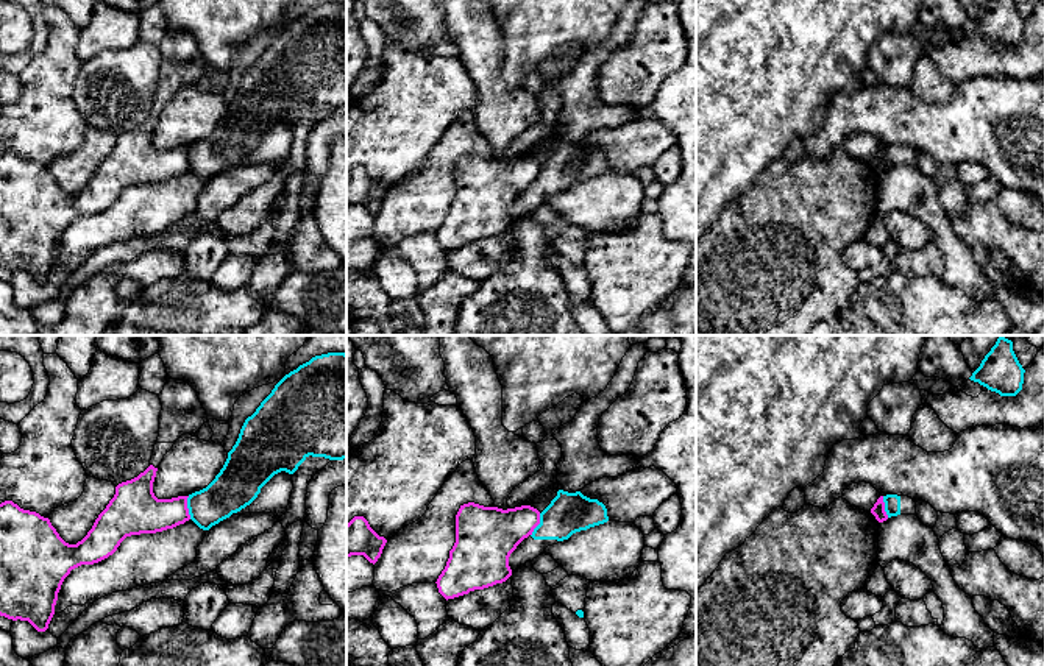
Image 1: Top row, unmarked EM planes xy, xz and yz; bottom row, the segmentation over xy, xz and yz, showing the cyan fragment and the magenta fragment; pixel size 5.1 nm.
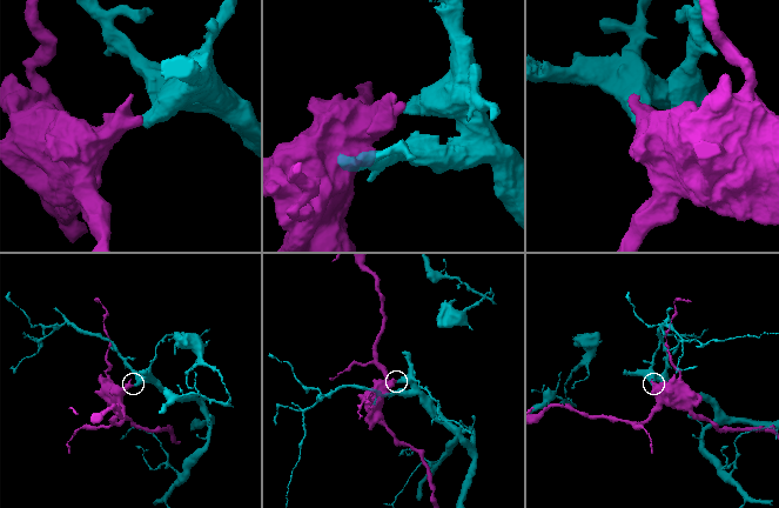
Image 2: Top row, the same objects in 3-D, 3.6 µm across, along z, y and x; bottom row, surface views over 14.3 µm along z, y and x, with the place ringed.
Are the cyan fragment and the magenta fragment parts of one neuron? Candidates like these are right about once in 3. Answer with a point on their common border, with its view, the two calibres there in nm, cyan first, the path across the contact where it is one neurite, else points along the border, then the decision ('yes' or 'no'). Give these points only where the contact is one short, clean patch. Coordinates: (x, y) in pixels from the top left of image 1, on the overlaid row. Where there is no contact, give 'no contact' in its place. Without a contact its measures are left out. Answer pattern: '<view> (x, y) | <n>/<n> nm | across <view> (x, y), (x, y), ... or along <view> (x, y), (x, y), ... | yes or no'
xy (188, 507) | 220/220 nm | along xy (188, 496), (188, 513), (191, 518) | no

